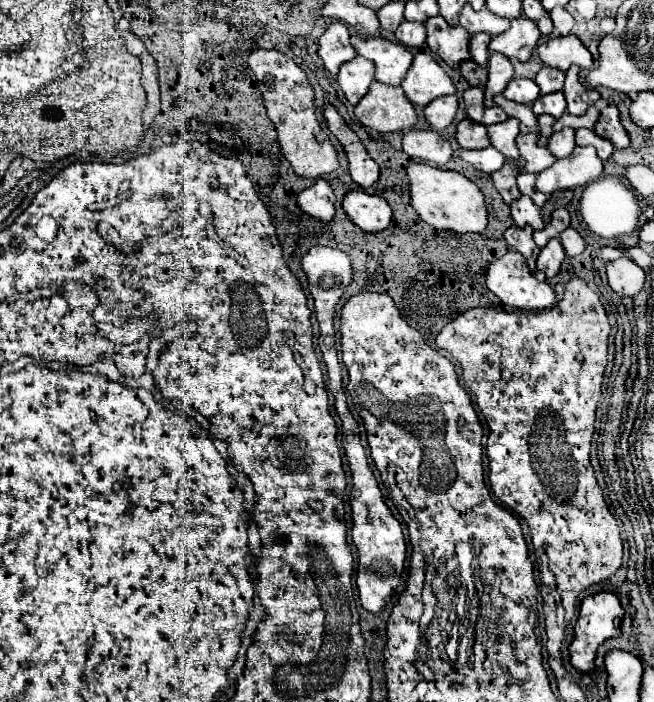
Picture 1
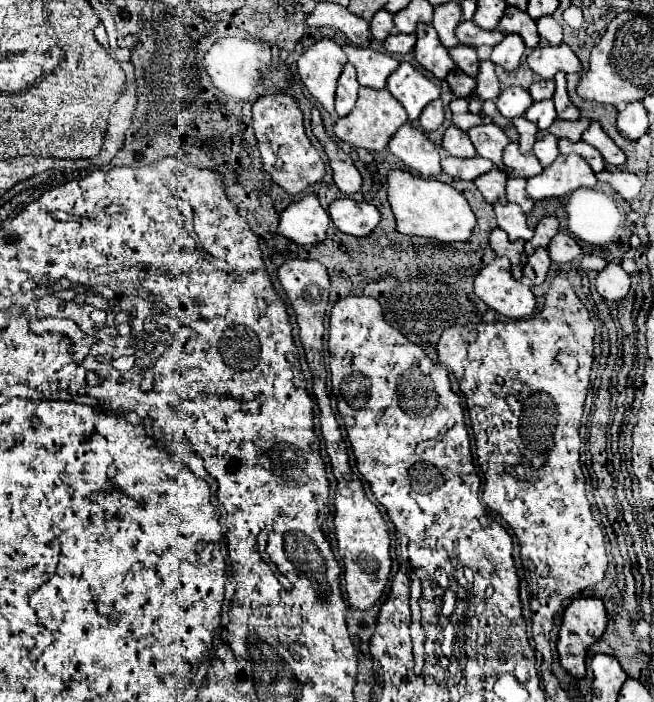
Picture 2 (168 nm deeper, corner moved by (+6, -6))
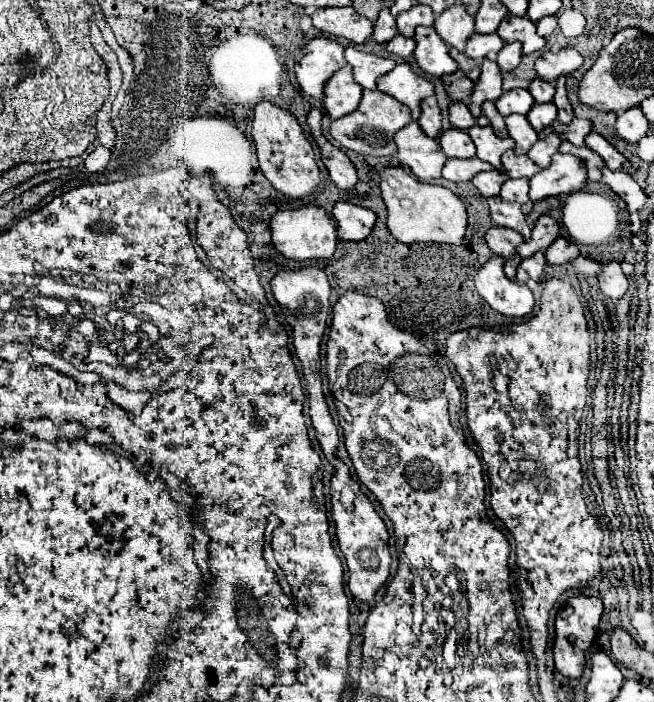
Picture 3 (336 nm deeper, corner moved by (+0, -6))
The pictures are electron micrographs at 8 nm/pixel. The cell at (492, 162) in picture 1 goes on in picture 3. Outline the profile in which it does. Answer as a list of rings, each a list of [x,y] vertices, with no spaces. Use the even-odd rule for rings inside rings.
[[[447,158],[443,166],[443,178],[453,180],[453,182],[465,182],[465,180],[471,180],[475,174],[489,172],[489,170],[493,170],[493,166],[479,158],[469,158],[469,160]]]

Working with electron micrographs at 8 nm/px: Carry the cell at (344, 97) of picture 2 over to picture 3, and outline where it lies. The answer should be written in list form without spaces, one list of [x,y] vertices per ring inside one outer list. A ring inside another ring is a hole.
[[[345,64],[325,84],[325,110],[333,120],[337,120],[339,116],[347,116],[357,108],[361,92],[363,88],[355,82],[351,66]]]

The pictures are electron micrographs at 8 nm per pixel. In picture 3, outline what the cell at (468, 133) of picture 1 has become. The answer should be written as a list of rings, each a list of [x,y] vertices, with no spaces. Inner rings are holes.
[[[459,128],[445,130],[439,138],[439,144],[449,158],[473,158],[475,156],[475,144],[471,142],[465,130],[459,130]]]

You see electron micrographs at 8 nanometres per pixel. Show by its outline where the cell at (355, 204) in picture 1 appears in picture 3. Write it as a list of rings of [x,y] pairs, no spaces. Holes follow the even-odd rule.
[[[337,202],[333,218],[337,220],[337,236],[341,240],[365,240],[373,230],[377,214],[351,202]]]

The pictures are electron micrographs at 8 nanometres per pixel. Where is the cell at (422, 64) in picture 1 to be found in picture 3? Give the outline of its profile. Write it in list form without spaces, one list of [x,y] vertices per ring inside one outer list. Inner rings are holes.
[[[407,62],[397,64],[389,74],[379,78],[377,88],[405,104],[411,110],[413,120],[419,120],[421,100],[435,94],[435,86],[427,78],[415,74]]]

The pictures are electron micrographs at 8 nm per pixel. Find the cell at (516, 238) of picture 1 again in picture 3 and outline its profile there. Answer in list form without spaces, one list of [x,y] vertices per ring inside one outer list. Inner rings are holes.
[[[493,226],[485,234],[485,240],[487,240],[487,244],[489,244],[493,254],[505,258],[505,274],[507,274],[507,278],[515,280],[517,266],[521,262],[521,256],[517,254],[517,246],[523,242],[521,234],[517,234],[515,230],[509,230],[509,228]]]

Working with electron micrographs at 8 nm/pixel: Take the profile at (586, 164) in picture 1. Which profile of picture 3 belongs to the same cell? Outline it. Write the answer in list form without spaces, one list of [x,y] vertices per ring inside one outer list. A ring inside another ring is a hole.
[[[557,152],[553,156],[553,162],[549,168],[541,170],[531,178],[531,200],[543,200],[547,196],[561,196],[561,194],[573,194],[587,186],[587,168],[579,158],[573,154],[561,154]]]

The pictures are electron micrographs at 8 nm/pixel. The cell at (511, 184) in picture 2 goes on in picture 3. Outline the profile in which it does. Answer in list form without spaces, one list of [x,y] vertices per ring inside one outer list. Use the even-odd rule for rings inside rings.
[[[527,178],[507,180],[501,186],[501,198],[507,200],[507,202],[519,202],[525,214],[529,214],[531,208],[533,208],[533,202],[529,198],[529,180]]]

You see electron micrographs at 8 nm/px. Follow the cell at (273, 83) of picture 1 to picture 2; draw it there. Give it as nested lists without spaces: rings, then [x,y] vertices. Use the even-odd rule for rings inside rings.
[[[283,92],[259,98],[253,104],[253,130],[265,172],[285,192],[299,194],[307,186],[319,182],[325,176],[325,166],[321,162],[321,156],[317,154],[317,150],[313,148],[311,140],[305,134],[301,110],[289,94]]]

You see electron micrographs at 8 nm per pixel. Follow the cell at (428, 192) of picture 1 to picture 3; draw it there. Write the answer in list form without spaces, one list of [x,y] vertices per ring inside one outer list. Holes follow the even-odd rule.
[[[385,168],[381,172],[381,196],[387,204],[387,228],[405,244],[411,242],[437,242],[437,244],[461,244],[467,232],[467,210],[459,196],[449,188],[419,182],[411,174],[399,168]]]

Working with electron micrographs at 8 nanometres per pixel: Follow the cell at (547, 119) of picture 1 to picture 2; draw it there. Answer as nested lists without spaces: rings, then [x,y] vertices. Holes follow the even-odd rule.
[[[523,116],[513,118],[513,126],[519,132],[519,148],[523,154],[531,154],[533,150],[533,142],[535,142],[535,134],[537,134],[537,126],[529,120],[525,120]]]

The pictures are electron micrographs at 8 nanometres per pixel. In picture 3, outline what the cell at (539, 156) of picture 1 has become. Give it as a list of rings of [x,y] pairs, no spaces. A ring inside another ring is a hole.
[[[507,150],[503,156],[501,156],[501,162],[503,162],[503,168],[507,170],[509,178],[533,178],[541,168],[531,162],[529,156],[517,156],[513,150]]]

